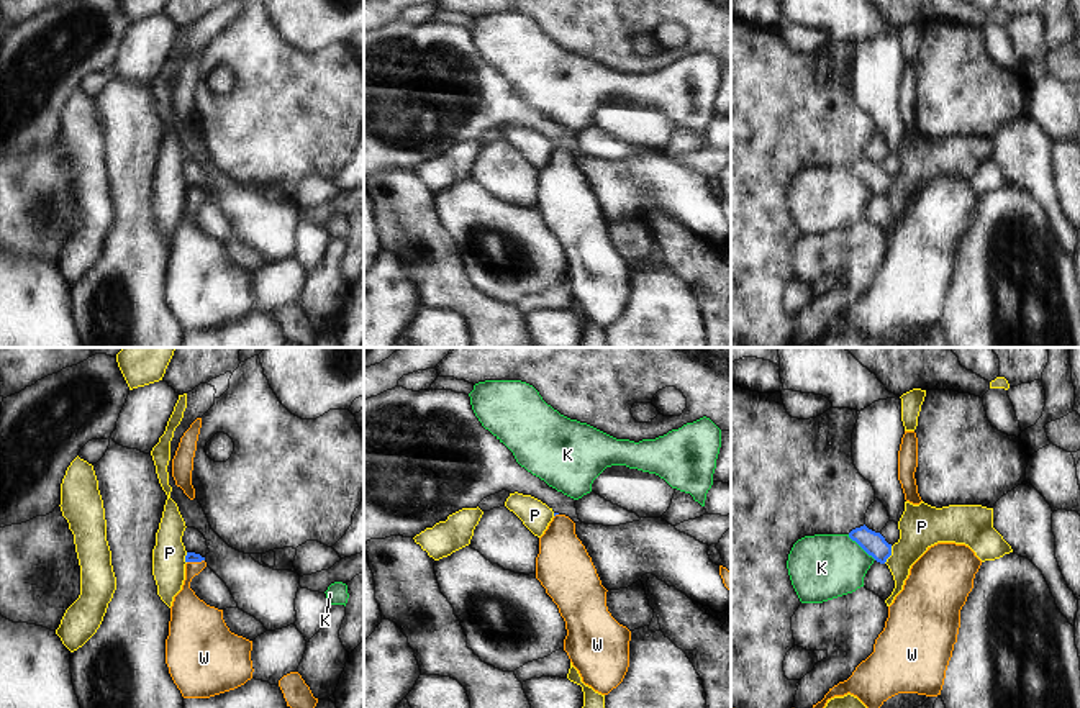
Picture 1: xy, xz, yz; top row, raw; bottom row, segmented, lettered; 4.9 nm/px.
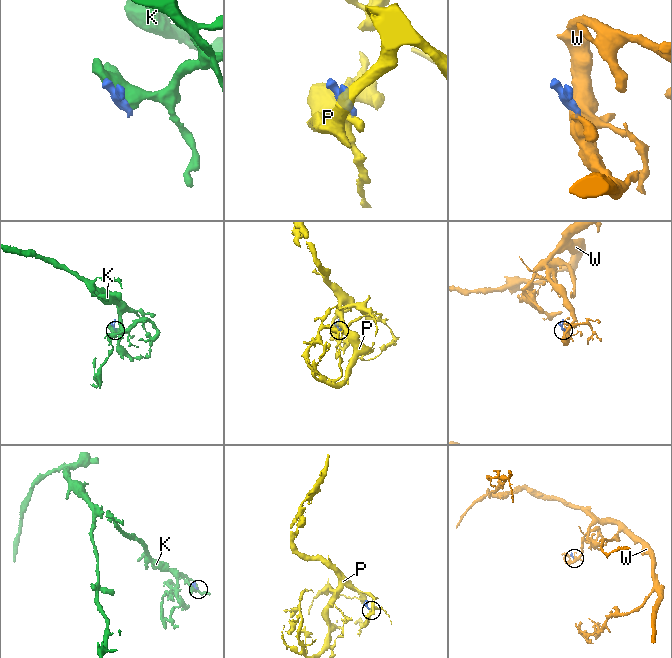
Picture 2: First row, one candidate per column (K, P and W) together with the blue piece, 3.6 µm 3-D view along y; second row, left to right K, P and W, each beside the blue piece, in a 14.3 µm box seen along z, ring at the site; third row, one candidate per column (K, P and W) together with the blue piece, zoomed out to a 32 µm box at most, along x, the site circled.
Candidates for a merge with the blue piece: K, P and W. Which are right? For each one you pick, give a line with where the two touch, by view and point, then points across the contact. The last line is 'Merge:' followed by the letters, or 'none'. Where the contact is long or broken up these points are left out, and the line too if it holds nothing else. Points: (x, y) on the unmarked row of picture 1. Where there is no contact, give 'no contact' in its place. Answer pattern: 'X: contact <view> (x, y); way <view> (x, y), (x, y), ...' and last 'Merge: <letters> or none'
W: contact xy (195, 194); way xy (190, 189), (195, 194), (187, 213), (187, 243)
Merge: W

